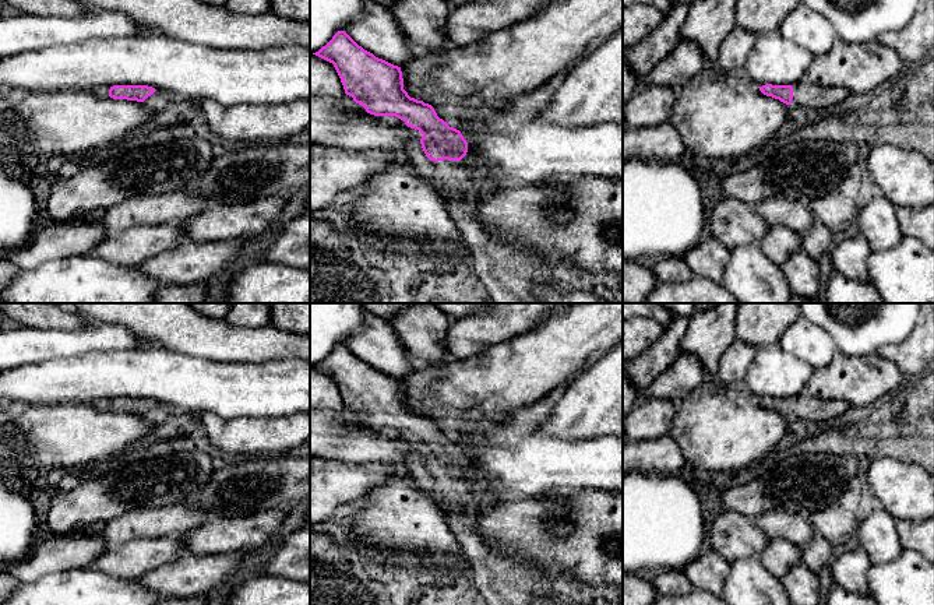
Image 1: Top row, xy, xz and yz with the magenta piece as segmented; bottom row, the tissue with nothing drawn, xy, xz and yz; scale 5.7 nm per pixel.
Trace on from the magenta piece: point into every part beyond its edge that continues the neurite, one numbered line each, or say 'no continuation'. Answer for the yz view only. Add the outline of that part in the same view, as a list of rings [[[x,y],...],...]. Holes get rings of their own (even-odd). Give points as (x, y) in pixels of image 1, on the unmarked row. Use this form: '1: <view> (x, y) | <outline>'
1: yz (809, 408) | [[[803,391],[793,398],[792,416],[799,421],[815,422],[818,425],[835,419],[852,407],[842,400],[824,401]]]

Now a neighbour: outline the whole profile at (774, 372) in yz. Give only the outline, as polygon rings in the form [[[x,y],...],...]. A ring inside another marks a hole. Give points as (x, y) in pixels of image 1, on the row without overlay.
[[[779,342],[758,348],[741,390],[762,400],[794,398],[806,391],[813,367],[797,356],[783,351]]]

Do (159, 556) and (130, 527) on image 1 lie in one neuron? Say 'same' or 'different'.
same

